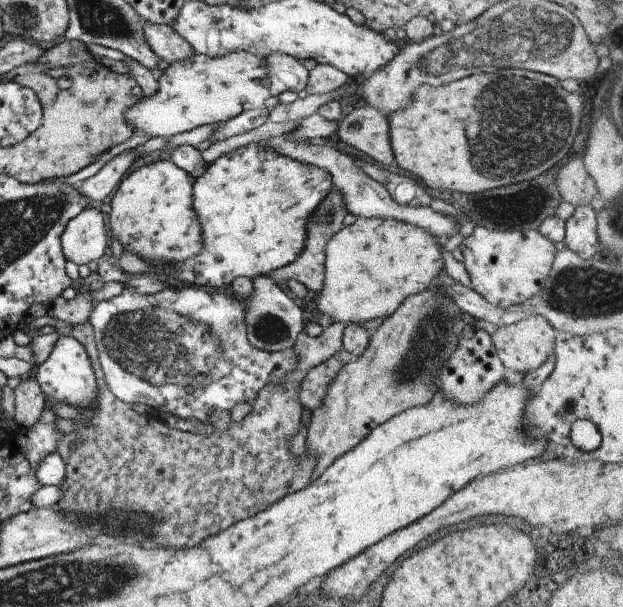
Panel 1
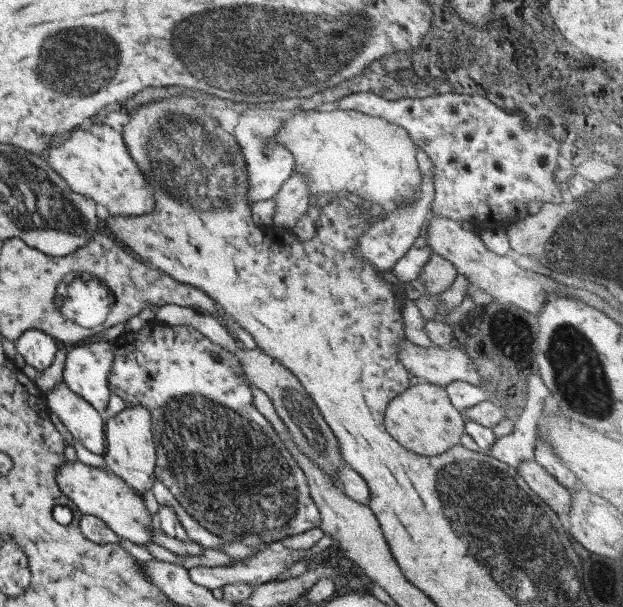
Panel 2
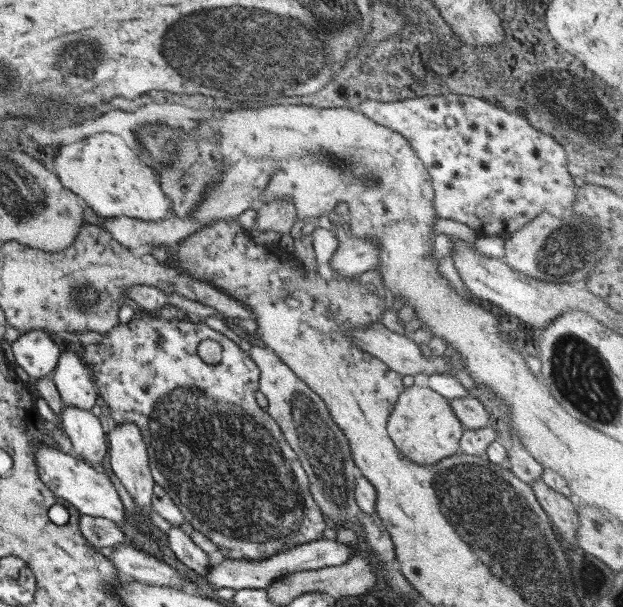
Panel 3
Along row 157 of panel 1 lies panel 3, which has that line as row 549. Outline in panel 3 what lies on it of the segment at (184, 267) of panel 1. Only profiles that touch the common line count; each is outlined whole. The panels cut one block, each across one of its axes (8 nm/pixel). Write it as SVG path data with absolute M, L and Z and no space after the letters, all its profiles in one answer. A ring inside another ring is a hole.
M148 313L148 317L132 318L126 325L119 323L113 330L105 334L104 340L100 344L83 346L82 355L94 370L95 385L98 388L98 393L102 396L101 402L105 403L105 407L108 408L108 414L110 408L109 420L111 424L134 421L140 427L144 443L148 448L148 462L154 482L158 483L172 498L174 504L182 511L184 520L188 520L195 530L202 532L206 538L214 542L226 559L264 559L264 557L270 557L280 551L322 538L324 529L328 527L328 522L322 515L322 509L311 495L308 473L300 464L298 455L291 450L279 424L267 411L258 406L260 370L250 358L249 352L241 350L224 334L209 328L201 318L168 321L164 318L156 318L153 313ZM203 340L216 341L222 346L222 361L219 364L206 364L200 359L196 348Z

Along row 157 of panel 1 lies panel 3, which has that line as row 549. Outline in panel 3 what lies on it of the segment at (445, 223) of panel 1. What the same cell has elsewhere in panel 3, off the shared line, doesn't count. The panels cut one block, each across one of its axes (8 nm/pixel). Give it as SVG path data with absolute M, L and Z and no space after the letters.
M320 538L280 551L270 557L264 557L264 559L224 559L222 563L212 567L203 578L214 589L234 588L237 591L250 588L266 589L267 586L272 585L273 581L293 572L340 566L350 559L351 552L352 548L346 544L334 539Z

